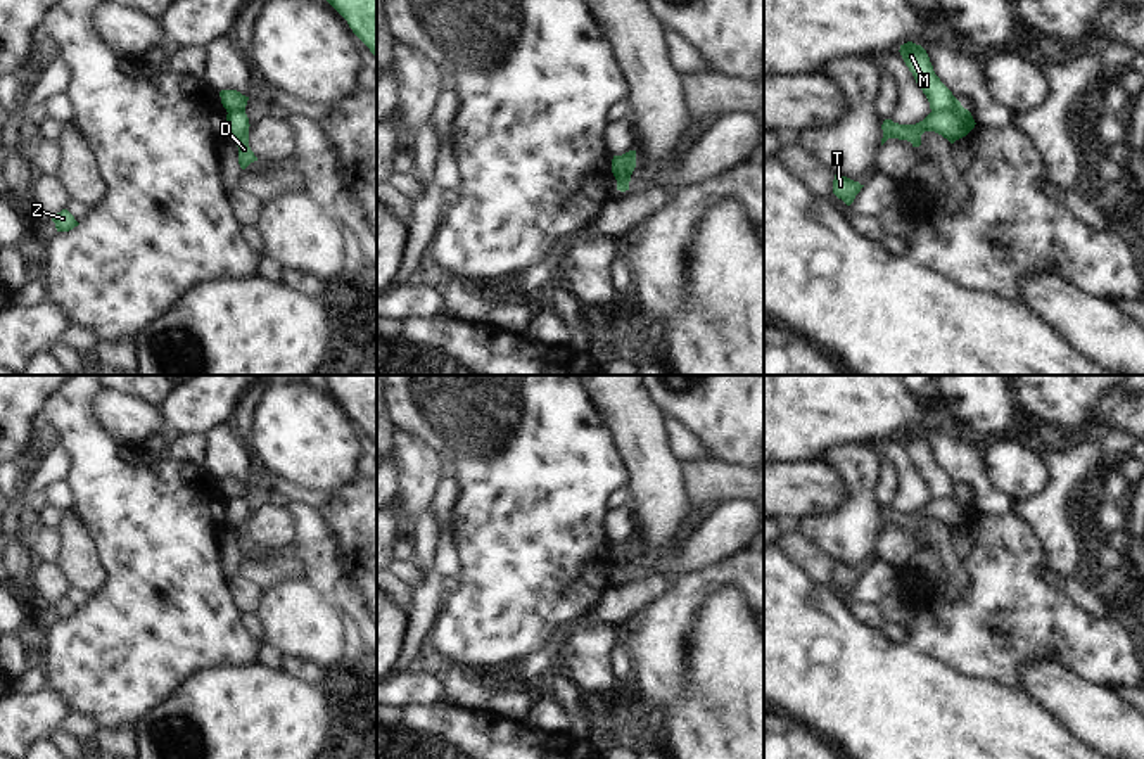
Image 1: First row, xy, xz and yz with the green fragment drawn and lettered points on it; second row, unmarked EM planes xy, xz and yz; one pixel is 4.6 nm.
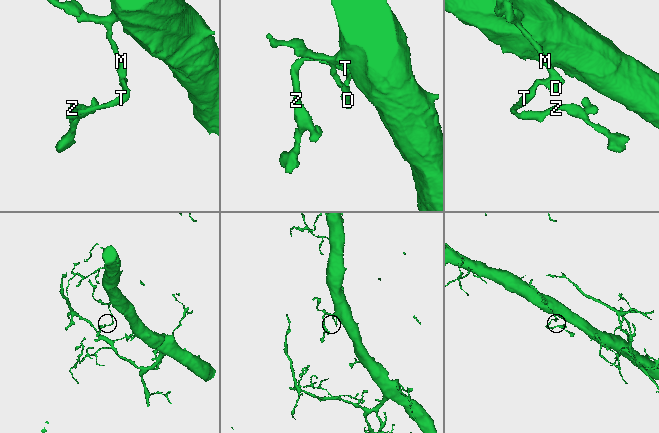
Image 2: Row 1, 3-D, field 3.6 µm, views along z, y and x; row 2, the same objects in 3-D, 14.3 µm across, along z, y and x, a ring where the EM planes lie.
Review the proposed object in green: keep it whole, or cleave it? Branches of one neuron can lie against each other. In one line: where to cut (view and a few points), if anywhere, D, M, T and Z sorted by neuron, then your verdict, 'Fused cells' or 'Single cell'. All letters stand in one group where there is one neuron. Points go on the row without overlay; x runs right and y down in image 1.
Split along yz (961, 493), (932, 500). Groups: D T Z / M. Fused cells

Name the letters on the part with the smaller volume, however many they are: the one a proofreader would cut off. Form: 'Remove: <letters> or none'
Remove: D, T, Z

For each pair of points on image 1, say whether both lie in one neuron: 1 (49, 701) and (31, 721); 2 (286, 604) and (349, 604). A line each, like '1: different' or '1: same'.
1: same
2: different

